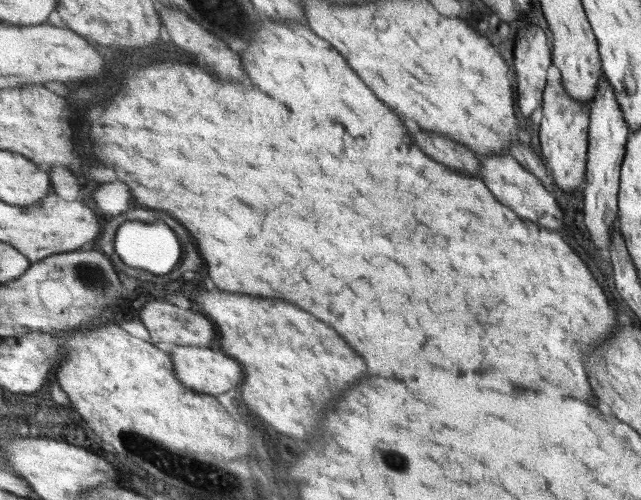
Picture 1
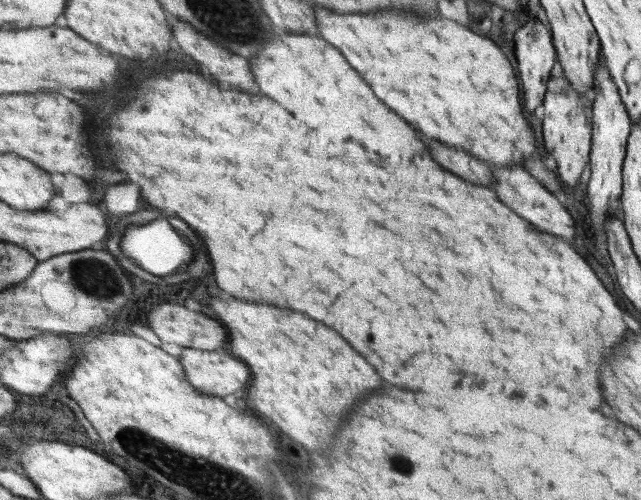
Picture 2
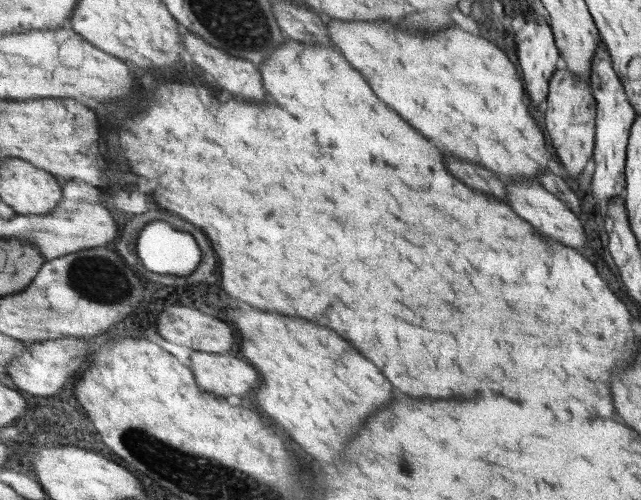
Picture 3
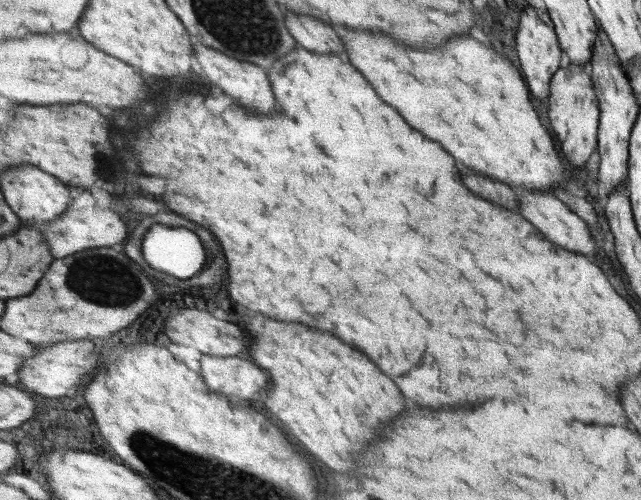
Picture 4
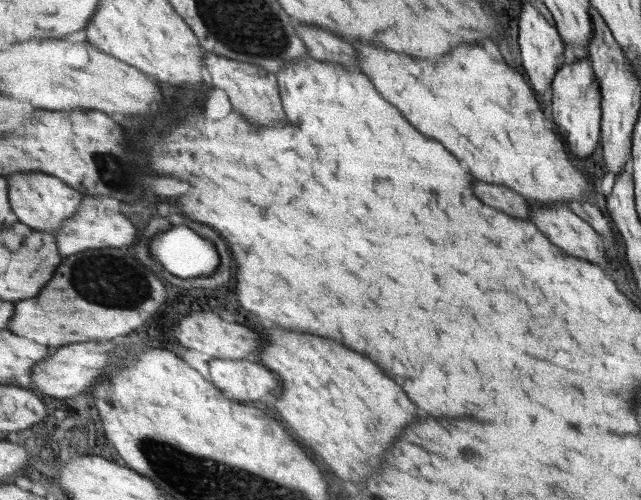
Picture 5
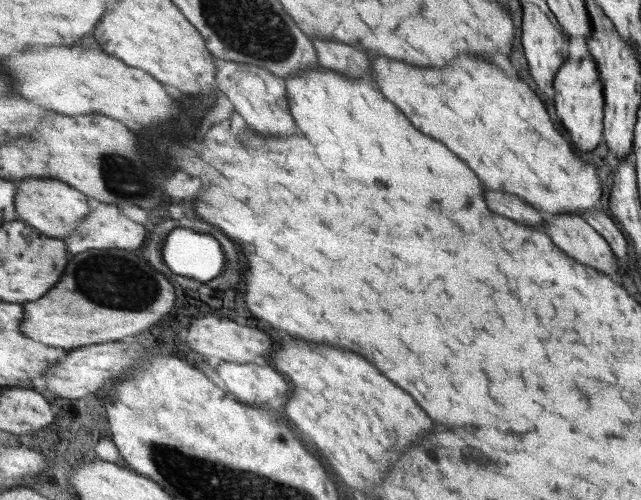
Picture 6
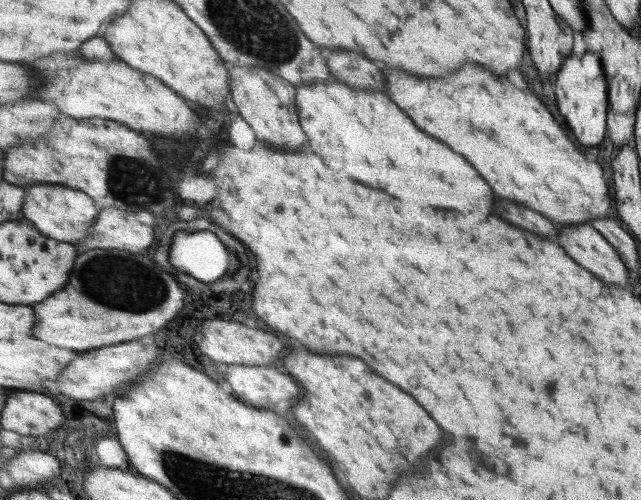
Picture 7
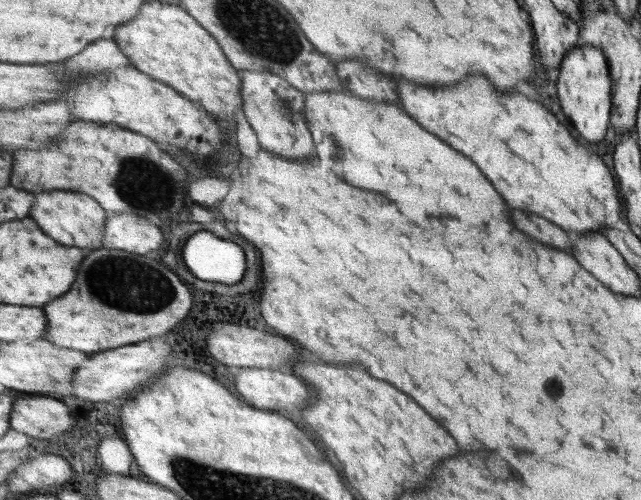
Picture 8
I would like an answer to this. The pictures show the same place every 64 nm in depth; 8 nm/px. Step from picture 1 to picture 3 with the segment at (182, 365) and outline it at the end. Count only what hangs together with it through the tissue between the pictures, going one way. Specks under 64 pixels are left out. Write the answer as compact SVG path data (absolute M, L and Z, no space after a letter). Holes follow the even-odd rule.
M193 351L191 361L198 386L214 395L250 398L263 382L256 367L231 353Z

